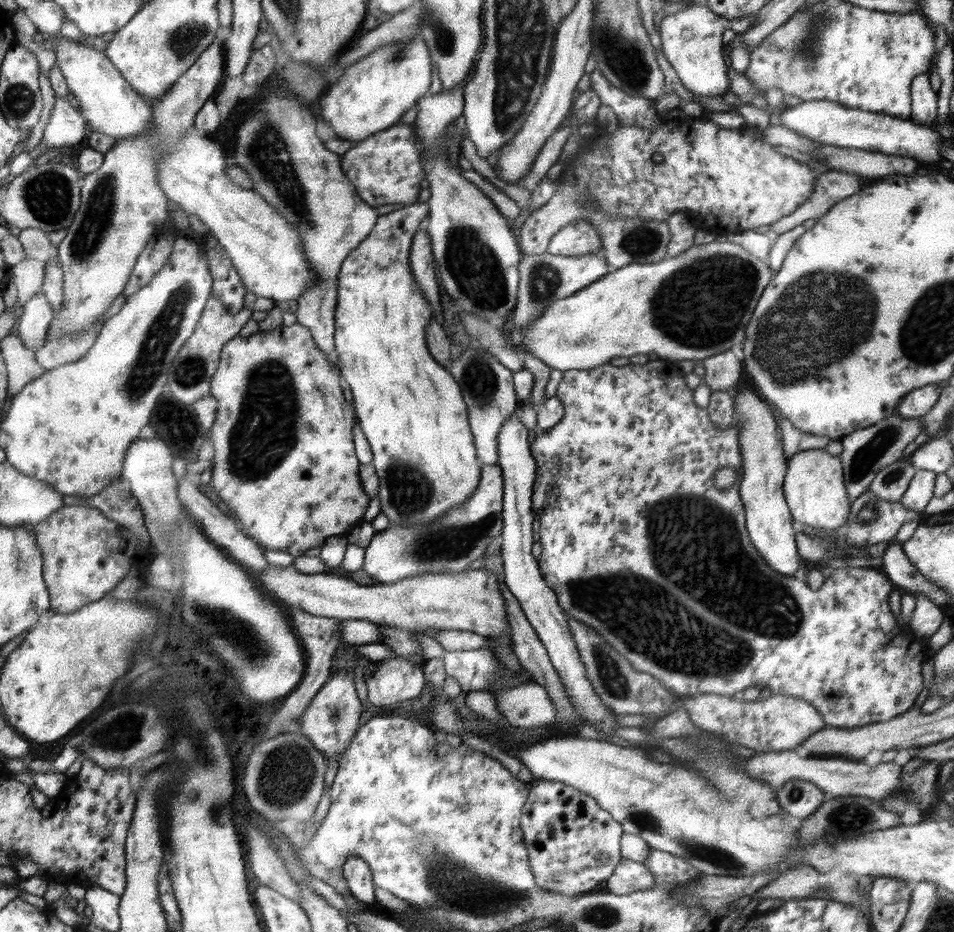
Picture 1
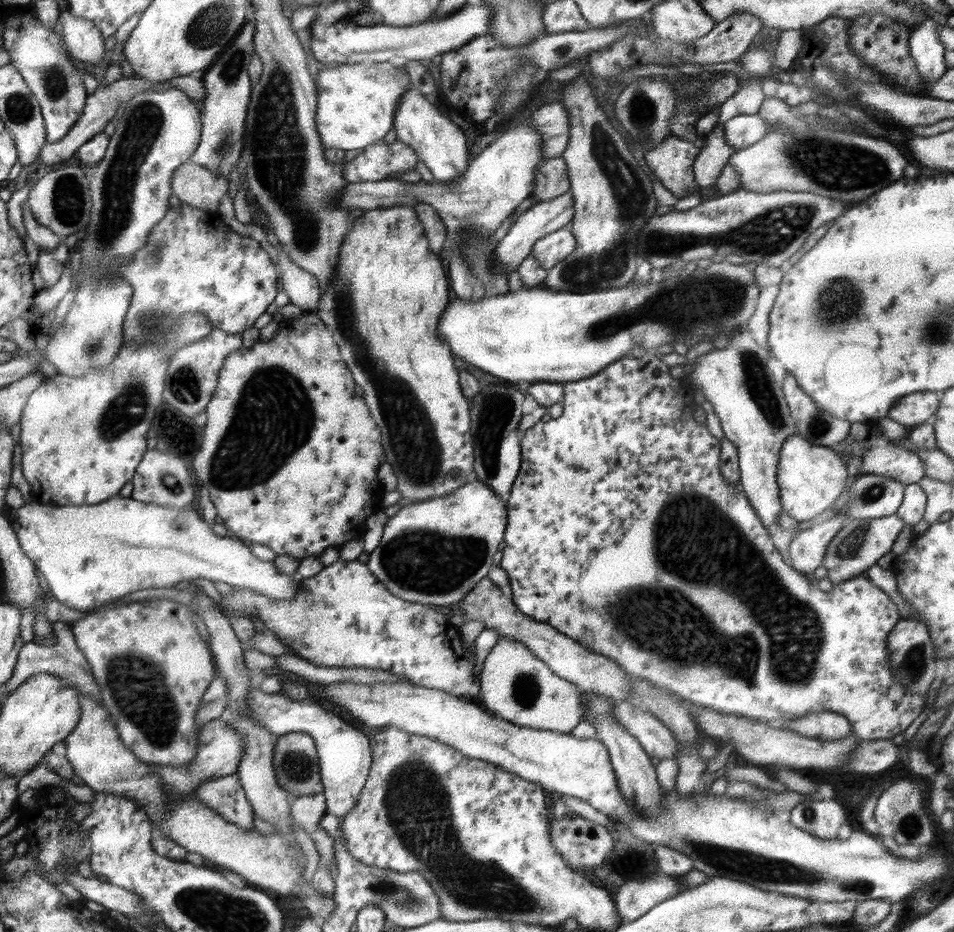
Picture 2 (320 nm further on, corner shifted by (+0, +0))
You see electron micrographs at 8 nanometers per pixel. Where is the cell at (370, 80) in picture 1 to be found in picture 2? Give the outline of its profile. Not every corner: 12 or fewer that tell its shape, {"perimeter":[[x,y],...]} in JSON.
{"perimeter":[[393,61],[317,73],[324,150],[393,127],[408,73]]}

